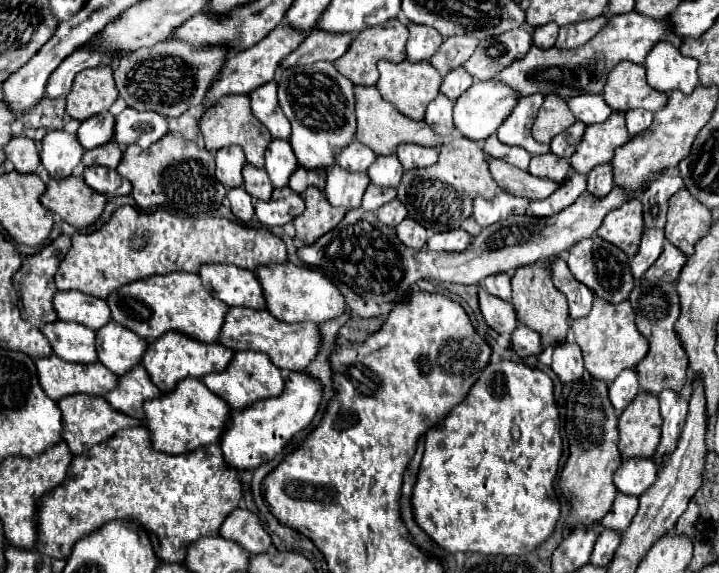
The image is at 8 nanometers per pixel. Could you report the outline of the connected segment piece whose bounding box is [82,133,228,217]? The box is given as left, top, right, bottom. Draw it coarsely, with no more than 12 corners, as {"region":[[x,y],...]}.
{"region":[[166,133],[150,149],[116,141],[84,167],[116,169],[138,207],[218,211],[214,153]]}

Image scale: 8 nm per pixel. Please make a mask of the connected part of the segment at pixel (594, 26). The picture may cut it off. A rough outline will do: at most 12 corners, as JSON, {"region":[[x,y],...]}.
{"region":[[606,15],[560,27],[556,47],[578,49],[606,23]]}

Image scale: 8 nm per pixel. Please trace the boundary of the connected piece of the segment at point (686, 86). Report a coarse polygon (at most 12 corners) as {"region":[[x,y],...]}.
{"region":[[668,41],[646,57],[648,85],[692,93],[698,61]]}

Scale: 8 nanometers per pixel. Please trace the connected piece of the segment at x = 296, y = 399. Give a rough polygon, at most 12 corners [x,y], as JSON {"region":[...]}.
{"region":[[290,373],[280,397],[234,409],[222,453],[256,469],[304,431],[324,387]]}

